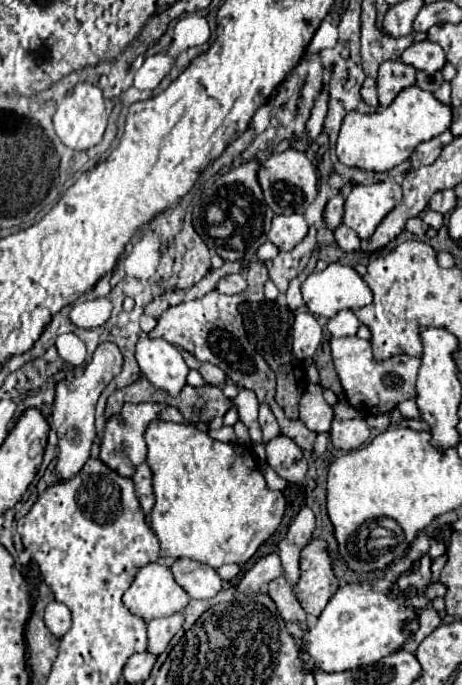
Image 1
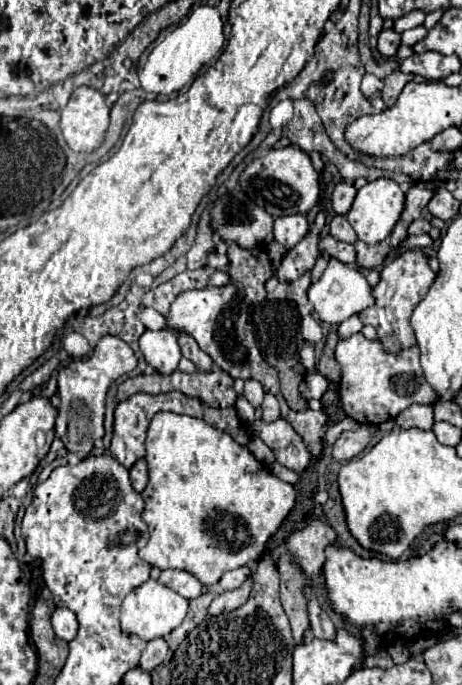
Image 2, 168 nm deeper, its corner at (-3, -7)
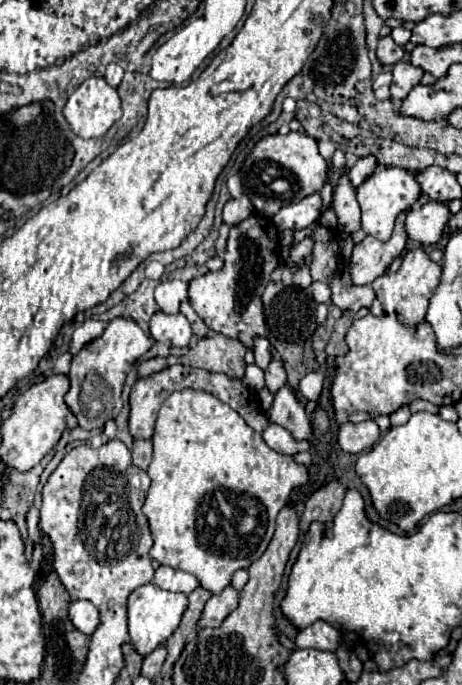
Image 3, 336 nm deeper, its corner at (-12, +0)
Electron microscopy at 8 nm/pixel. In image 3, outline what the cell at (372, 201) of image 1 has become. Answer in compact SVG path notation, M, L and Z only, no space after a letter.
M382 166L378 168L368 180L364 180L358 188L358 202L362 208L362 230L368 236L374 236L382 242L386 242L392 236L392 228L394 228L394 220L400 212L412 208L412 204L420 198L420 186L414 178L412 172L404 170L404 168L392 168L392 166Z

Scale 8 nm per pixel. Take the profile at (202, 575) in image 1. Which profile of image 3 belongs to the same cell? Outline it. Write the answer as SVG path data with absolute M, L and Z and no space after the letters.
M160 566L154 572L154 580L152 584L156 584L162 590L170 590L170 592L182 592L182 594L190 594L192 590L196 590L200 584L196 580L196 576L176 570L172 566Z

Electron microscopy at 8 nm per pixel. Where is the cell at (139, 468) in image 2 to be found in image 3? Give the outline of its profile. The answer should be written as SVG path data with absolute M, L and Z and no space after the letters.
M134 440L132 446L132 460L138 468L146 470L152 460L152 442L150 440Z

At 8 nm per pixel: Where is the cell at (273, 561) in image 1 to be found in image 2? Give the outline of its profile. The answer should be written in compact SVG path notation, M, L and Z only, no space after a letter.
M247 579L241 587L233 589L233 591L225 591L223 595L215 597L215 601L209 605L209 615L221 615L221 613L235 611L249 599L251 589L253 589L253 579Z

